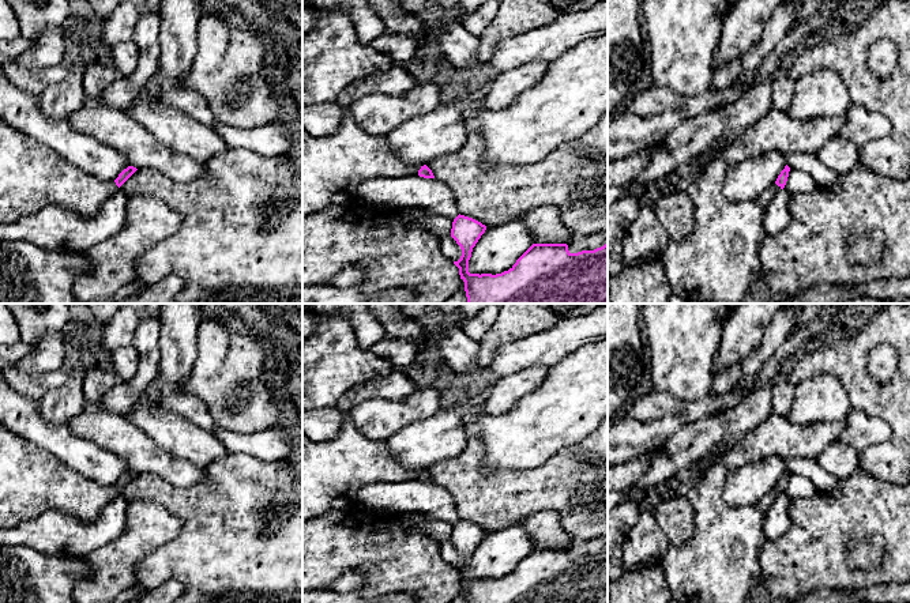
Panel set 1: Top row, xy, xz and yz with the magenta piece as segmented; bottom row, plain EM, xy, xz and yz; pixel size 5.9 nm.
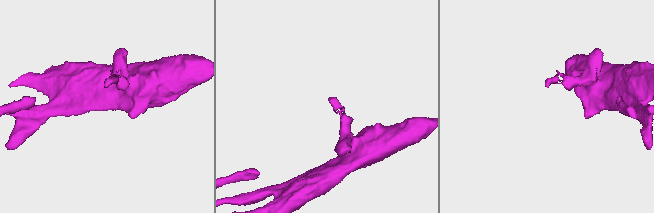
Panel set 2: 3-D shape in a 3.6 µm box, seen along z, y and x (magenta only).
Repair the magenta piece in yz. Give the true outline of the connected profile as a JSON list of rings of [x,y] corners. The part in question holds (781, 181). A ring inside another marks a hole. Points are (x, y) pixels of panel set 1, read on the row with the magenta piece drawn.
[[[841,135],[831,137],[816,154],[786,155],[786,166],[775,184],[781,191],[764,210],[766,234],[778,234],[790,222],[789,200],[793,193],[828,189],[841,174],[851,172],[861,162],[860,150]]]

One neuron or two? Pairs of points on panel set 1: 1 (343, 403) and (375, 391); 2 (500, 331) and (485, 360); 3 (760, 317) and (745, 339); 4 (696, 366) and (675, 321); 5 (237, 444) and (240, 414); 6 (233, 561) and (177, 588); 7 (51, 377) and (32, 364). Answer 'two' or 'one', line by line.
1: one
2: one
3: one
4: one
5: two
6: two
7: two

